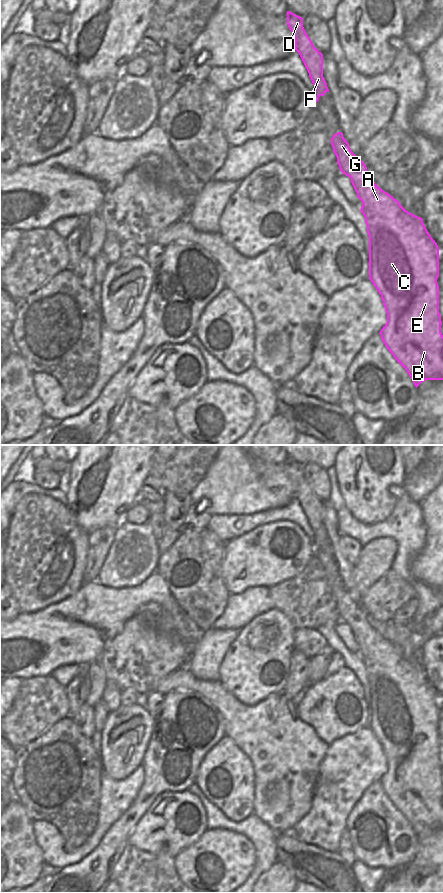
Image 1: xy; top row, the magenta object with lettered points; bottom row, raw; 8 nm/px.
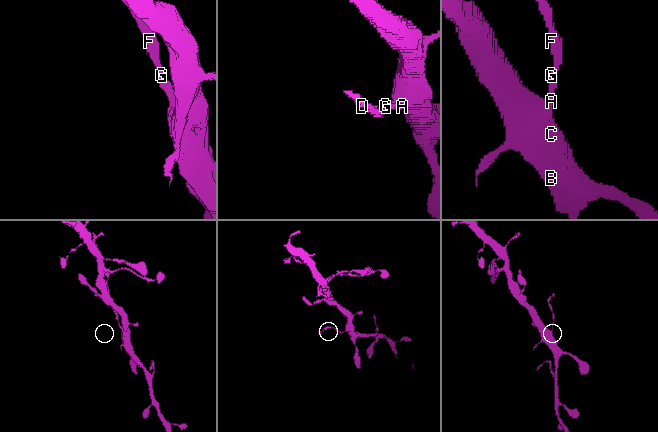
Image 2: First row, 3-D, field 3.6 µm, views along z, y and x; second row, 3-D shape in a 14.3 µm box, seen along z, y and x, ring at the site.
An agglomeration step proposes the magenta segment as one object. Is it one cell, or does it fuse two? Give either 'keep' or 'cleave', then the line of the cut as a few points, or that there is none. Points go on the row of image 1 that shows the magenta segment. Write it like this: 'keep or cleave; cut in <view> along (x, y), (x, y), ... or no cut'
cleave; cut in xy along (361, 160), (361, 165), (355, 169), (350, 177)

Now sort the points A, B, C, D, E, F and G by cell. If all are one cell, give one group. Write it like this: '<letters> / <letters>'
A B C E / D F G

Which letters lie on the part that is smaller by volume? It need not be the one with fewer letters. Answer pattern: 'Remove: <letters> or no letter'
Remove: D, F, G

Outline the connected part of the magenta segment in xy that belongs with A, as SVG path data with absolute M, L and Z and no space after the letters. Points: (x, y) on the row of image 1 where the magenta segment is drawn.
M361 161L351 183L362 201L361 213L365 217L369 235L369 279L381 295L387 323L380 331L381 339L395 360L407 371L417 388L426 380L443 380L443 335L439 313L439 247L427 231L423 219L408 212L398 200L382 190L368 175Z

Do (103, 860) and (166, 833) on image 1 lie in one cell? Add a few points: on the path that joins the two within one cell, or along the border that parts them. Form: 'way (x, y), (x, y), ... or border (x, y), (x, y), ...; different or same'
border (138, 821), (129, 835), (128, 843); different

